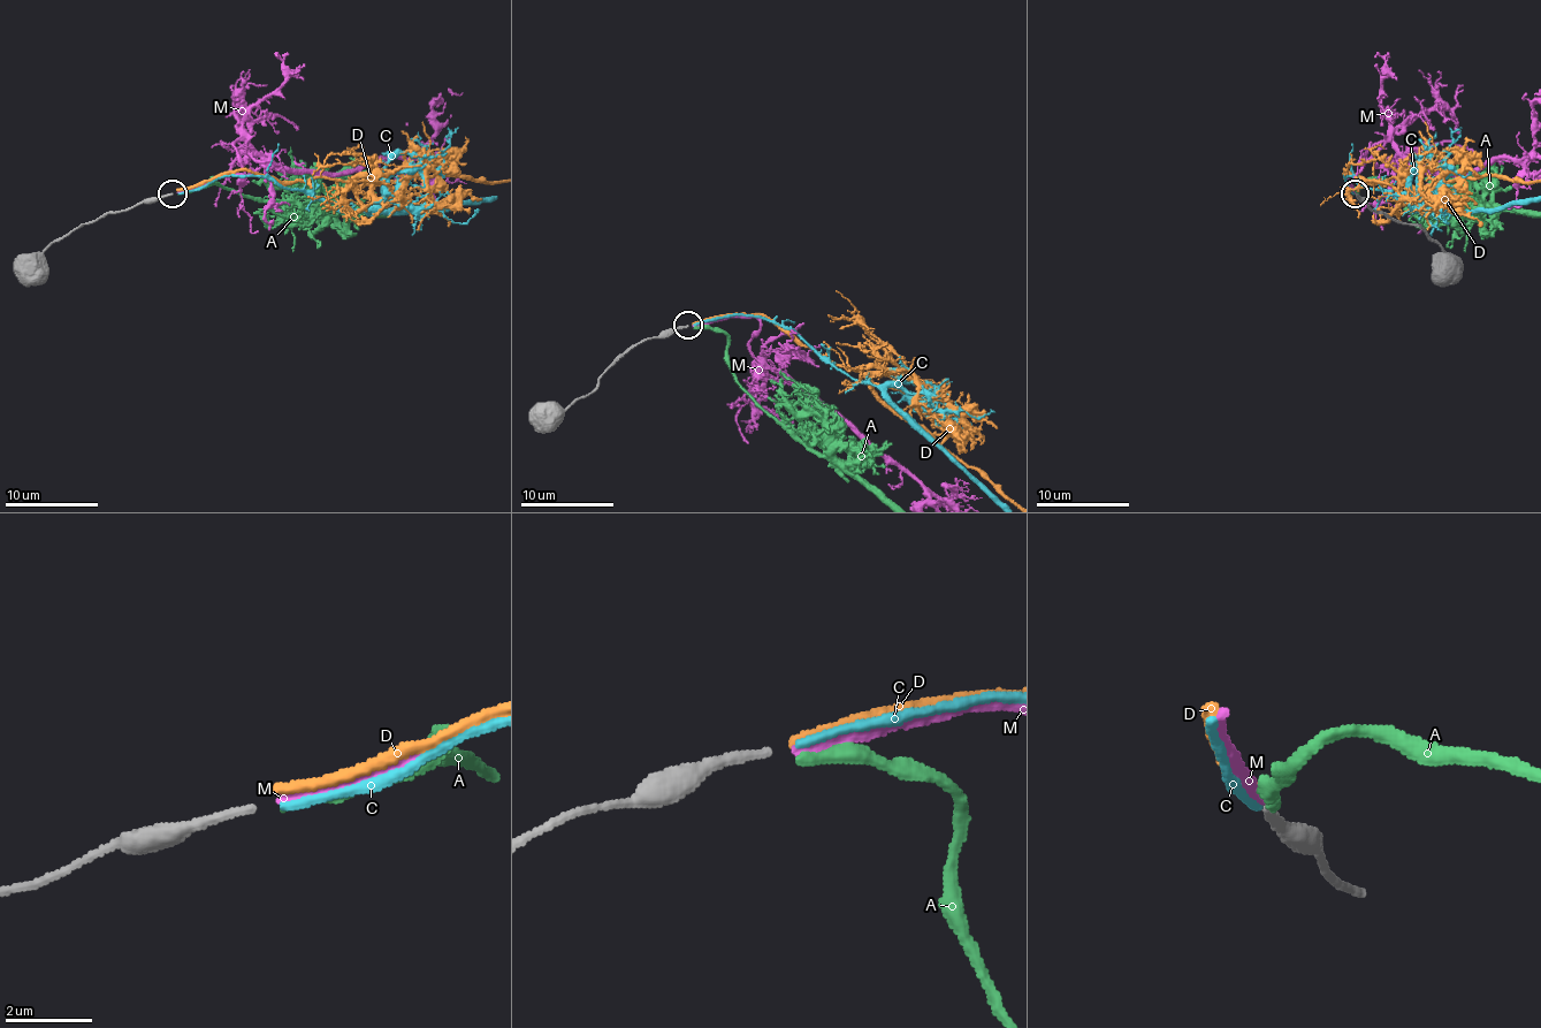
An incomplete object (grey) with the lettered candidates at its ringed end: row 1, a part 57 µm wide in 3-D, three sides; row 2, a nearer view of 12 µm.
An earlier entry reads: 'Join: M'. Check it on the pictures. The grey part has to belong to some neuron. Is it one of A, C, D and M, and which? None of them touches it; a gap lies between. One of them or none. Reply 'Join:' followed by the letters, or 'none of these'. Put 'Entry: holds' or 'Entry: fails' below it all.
Join: C
Entry: fails

